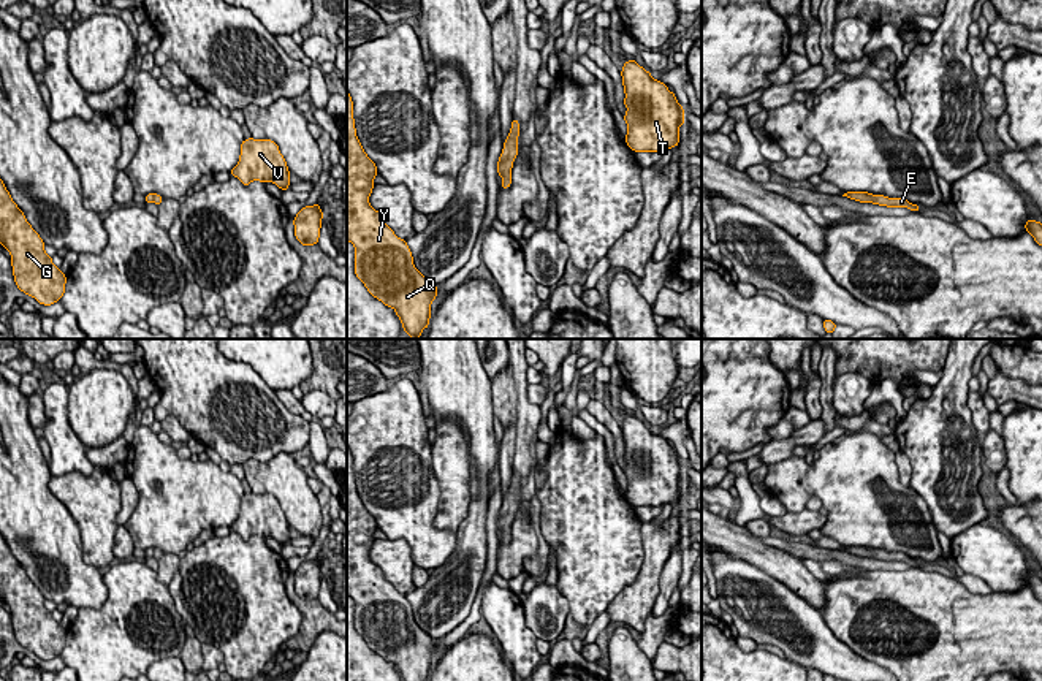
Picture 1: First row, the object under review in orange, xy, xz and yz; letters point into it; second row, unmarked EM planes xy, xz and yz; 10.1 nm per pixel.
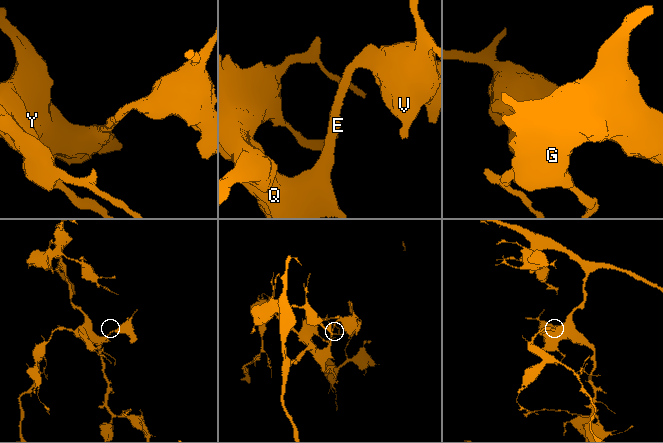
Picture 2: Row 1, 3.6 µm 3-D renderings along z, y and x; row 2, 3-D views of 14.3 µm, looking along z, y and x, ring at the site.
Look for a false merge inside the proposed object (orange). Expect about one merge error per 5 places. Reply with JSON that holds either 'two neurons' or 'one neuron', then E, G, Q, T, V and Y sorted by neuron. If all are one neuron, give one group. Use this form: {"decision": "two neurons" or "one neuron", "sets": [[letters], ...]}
{"decision": "one neuron", "sets": [["E", "G", "Q", "T", "V", "Y"]]}

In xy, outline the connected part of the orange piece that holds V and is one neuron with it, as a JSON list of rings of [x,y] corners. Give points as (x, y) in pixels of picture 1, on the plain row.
[[[244,494],[238,519],[231,524],[242,540],[253,535],[272,537],[280,545],[288,545],[290,526],[279,500],[272,494]]]

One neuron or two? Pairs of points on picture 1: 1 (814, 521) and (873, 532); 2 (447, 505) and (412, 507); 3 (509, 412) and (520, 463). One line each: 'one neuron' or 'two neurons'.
1: two neurons
2: two neurons
3: two neurons

